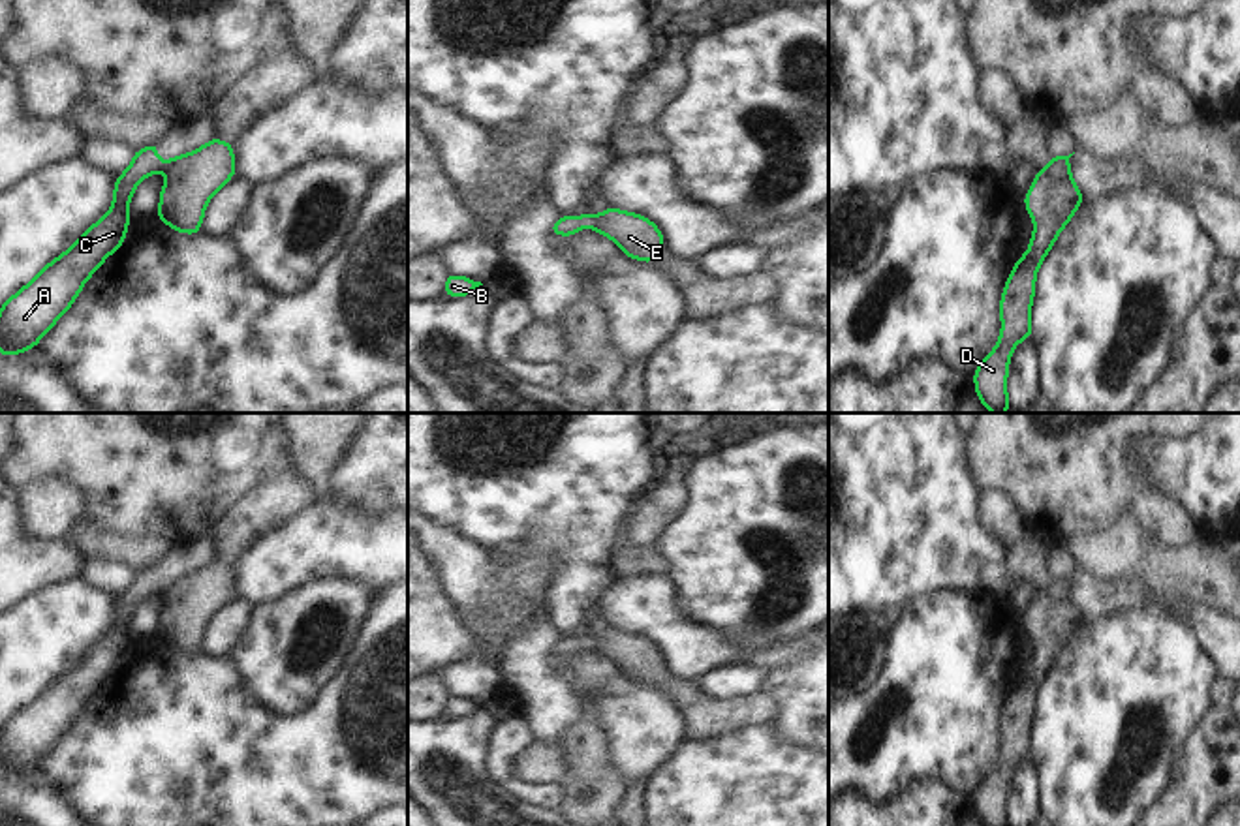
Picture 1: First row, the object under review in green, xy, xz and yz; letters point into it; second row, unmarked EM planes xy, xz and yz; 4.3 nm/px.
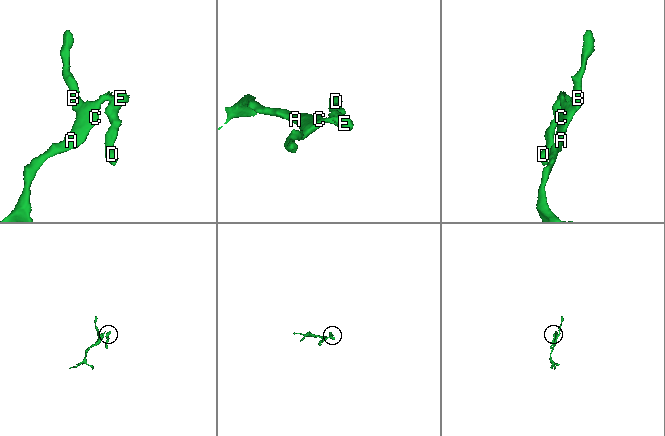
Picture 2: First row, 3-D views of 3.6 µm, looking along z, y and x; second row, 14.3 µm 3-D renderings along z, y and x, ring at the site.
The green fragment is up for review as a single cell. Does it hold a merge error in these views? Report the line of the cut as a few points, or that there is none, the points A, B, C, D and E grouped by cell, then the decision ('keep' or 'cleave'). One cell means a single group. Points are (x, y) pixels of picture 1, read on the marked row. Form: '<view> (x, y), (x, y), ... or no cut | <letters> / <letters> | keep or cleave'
xy (181, 156), (166, 169) | A B C / D E | cleave

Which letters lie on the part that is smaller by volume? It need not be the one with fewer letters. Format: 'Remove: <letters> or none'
Remove: D, E

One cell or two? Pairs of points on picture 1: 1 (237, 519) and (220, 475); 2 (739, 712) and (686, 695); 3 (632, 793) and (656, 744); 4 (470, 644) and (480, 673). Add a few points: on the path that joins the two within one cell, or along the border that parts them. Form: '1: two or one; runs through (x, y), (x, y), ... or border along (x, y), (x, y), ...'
1: two; border along (263, 475), (205, 535)
2: one; runs through (726, 712), (703, 712), (699, 708)
3: two; border along (643, 778), (628, 783)
4: two; border along (496, 652), (493, 659), (455, 659), (433, 671)

